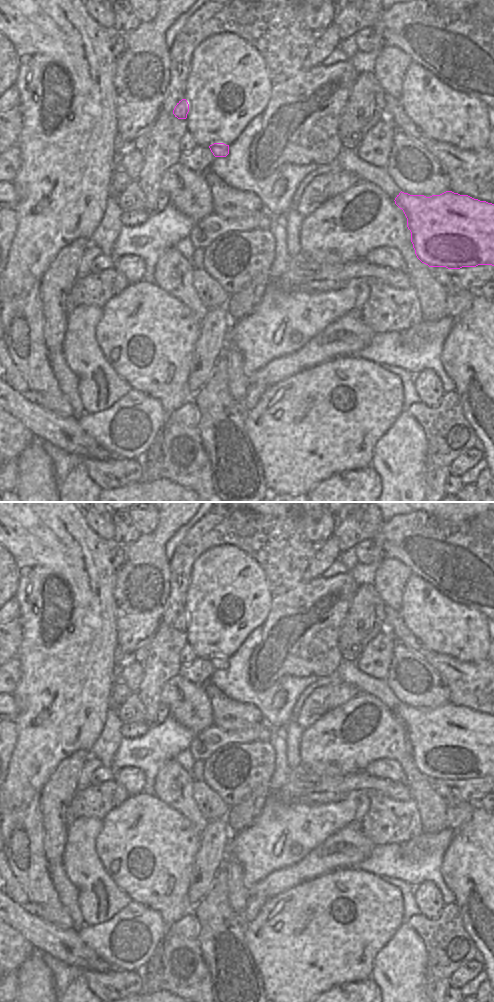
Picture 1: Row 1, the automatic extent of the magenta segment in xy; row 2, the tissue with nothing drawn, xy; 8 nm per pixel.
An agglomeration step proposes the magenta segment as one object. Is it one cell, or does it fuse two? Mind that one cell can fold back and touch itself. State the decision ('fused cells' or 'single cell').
single cell

